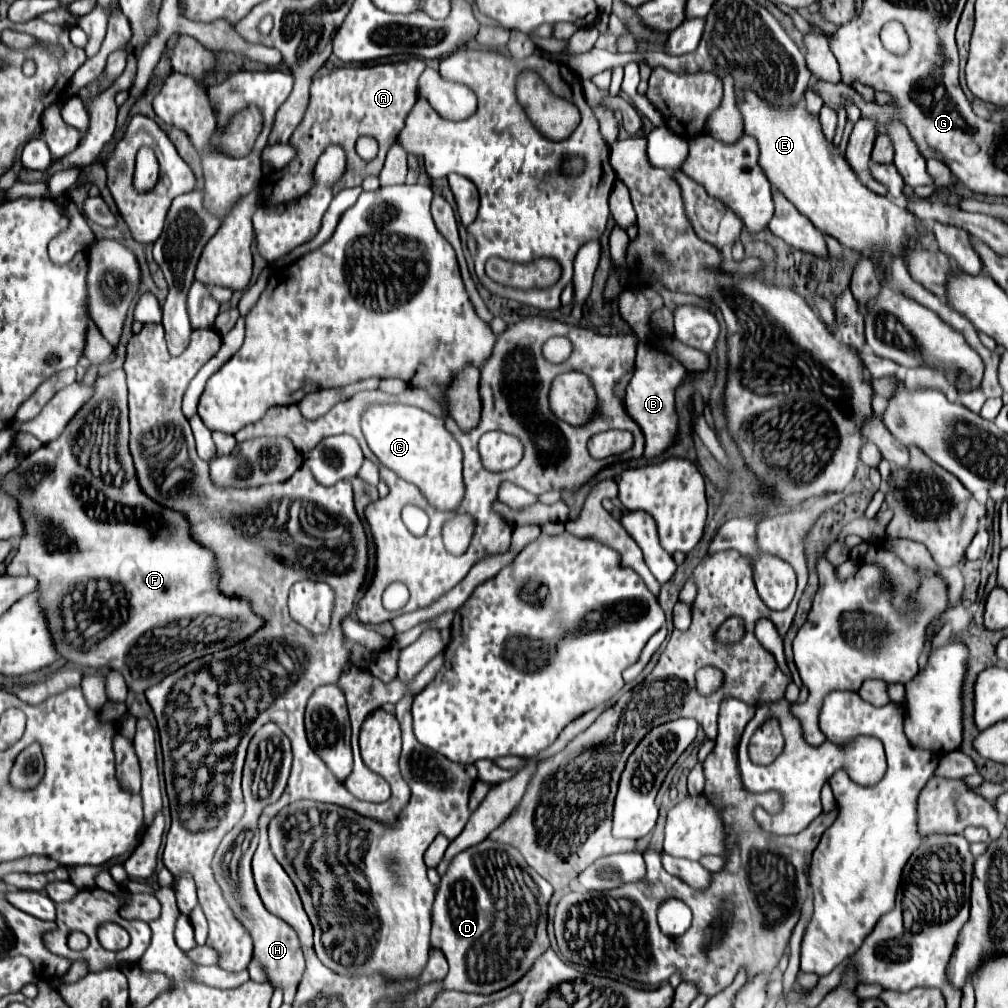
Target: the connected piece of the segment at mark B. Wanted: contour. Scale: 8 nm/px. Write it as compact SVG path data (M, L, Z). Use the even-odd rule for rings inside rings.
M638 343L636 347L636 371L632 375L630 385L626 387L626 405L628 413L636 417L636 423L642 427L644 437L646 437L646 451L644 459L654 459L662 455L668 447L676 443L678 437L678 415L676 415L676 405L674 405L674 389L682 381L686 373L686 367L678 363L672 355L656 351L648 347L646 343ZM638 361L642 361L642 373L638 373Z

